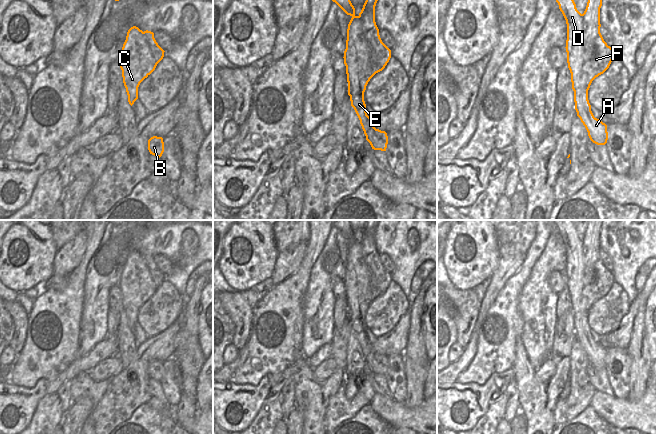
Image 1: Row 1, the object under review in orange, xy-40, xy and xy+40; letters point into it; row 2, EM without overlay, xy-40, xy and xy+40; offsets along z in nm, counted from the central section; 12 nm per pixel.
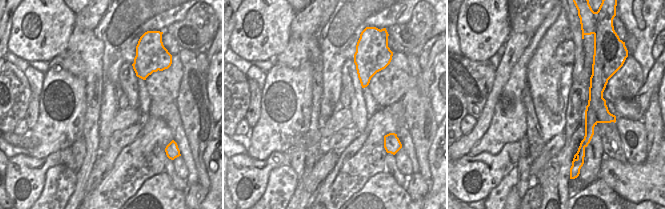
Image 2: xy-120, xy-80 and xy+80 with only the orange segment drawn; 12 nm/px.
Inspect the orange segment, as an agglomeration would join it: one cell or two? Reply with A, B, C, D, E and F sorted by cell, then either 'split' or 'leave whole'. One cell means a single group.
A B C D E / F; split

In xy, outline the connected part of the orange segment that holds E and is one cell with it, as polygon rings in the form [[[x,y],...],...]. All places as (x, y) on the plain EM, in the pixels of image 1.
[[[331,220],[331,222],[347,239],[352,241],[348,248],[346,273],[343,281],[351,330],[360,344],[366,364],[370,367],[372,373],[386,375],[387,357],[376,353],[366,336],[364,316],[373,300],[363,294],[363,281],[365,278],[372,278],[372,274],[364,260],[362,244],[355,239],[355,232],[349,220]]]

